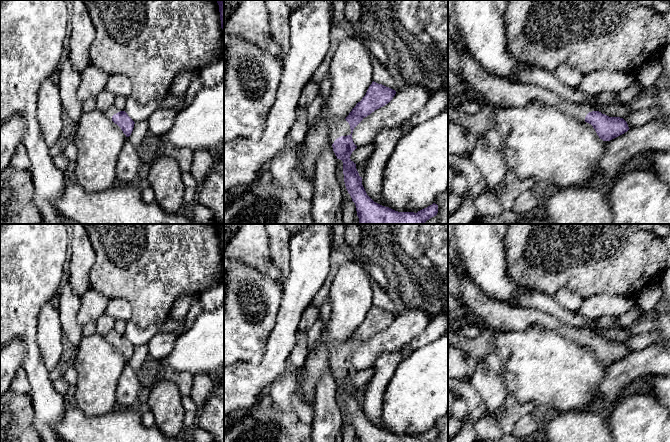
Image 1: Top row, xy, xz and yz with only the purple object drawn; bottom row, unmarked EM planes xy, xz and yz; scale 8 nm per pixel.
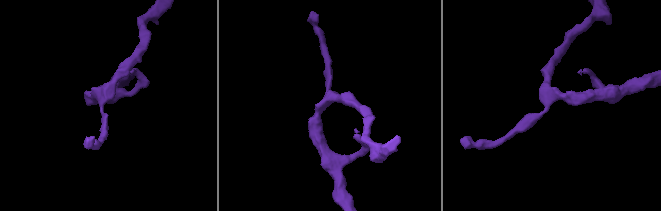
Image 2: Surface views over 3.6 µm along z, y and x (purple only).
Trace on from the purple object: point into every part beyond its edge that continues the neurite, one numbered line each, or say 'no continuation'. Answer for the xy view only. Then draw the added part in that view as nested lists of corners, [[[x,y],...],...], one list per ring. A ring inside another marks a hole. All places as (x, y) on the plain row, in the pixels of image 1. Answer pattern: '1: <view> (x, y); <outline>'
1: xy (112, 334); [[[111,330],[106,336],[105,338],[107,339],[107,341],[112,344],[112,340],[116,337],[120,336],[120,334],[118,334],[117,332],[115,332],[114,330]]]

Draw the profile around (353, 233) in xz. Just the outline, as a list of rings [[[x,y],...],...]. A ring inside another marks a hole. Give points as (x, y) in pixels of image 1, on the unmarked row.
[[[347,224],[345,228],[345,244],[357,251],[362,240],[362,227],[360,224]]]

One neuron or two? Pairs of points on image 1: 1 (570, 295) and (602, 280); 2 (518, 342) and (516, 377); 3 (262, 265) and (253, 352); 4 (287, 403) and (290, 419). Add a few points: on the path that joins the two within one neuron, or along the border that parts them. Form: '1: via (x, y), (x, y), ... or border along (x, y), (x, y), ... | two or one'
1: border along (553, 295), (561, 288), (569, 287), (583, 299) | two
2: via (518, 351), (518, 368) | one
3: border along (240, 261), (275, 280) | two
4: border along (272, 405), (285, 410), (292, 410), (296, 413) | two

